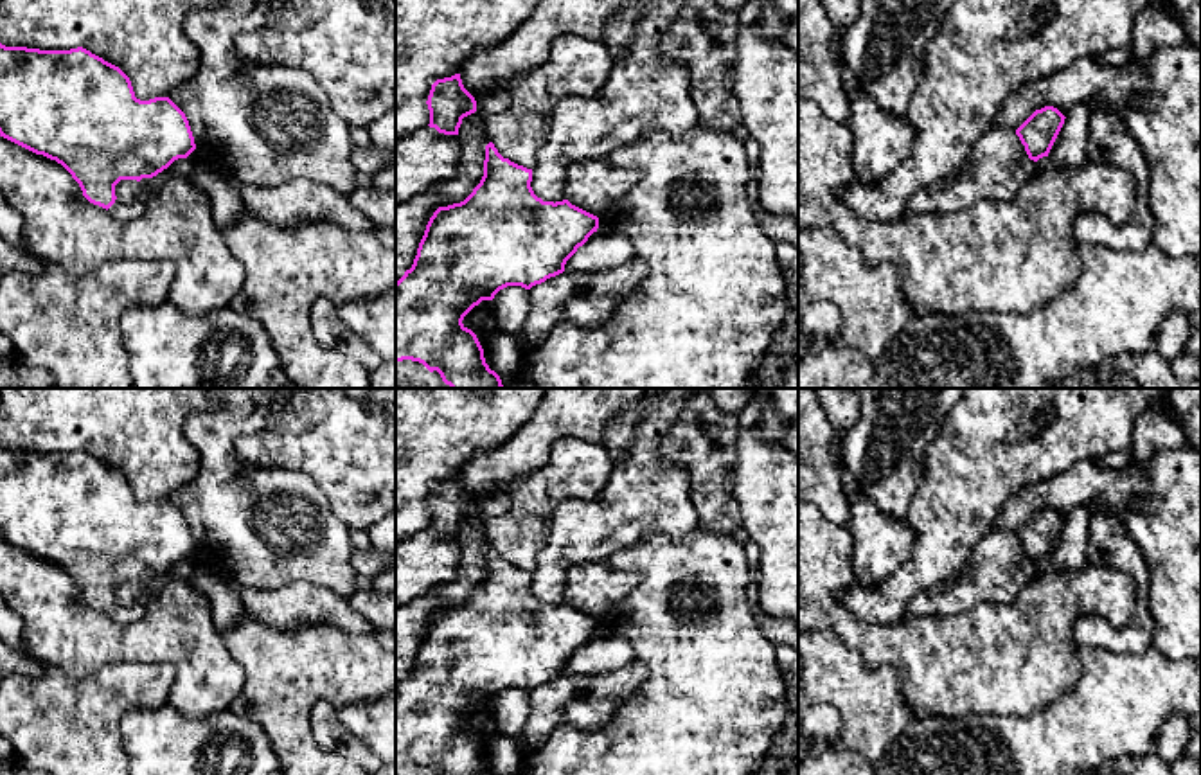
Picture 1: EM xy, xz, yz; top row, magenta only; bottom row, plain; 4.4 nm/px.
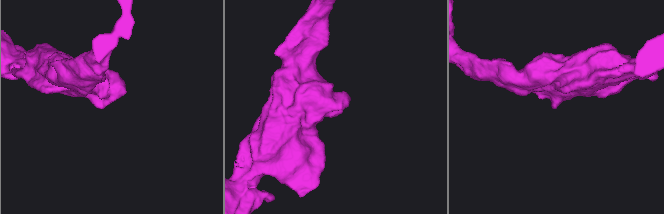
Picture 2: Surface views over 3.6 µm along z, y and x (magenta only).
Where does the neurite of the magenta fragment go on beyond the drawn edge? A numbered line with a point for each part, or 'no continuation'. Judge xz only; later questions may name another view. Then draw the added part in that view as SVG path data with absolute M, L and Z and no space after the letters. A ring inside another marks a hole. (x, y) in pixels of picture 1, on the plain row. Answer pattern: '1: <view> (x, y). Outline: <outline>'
no continuation

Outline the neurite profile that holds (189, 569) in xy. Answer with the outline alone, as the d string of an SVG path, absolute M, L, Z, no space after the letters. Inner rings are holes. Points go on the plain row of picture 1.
M194 552L187 561L174 563L167 572L153 579L151 590L146 592L144 601L153 599L156 593L160 593L169 579L185 579L192 583L198 577L201 561L203 559L198 556L198 552Z

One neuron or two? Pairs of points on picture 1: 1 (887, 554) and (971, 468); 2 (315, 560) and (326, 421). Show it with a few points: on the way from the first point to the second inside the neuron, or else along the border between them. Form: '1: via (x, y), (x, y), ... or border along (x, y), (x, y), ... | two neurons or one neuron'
1: border along (908, 518), (912, 545), (896, 569) | two neurons
2: border along (299, 472), (313, 481), (329, 509), (344, 524) | two neurons

